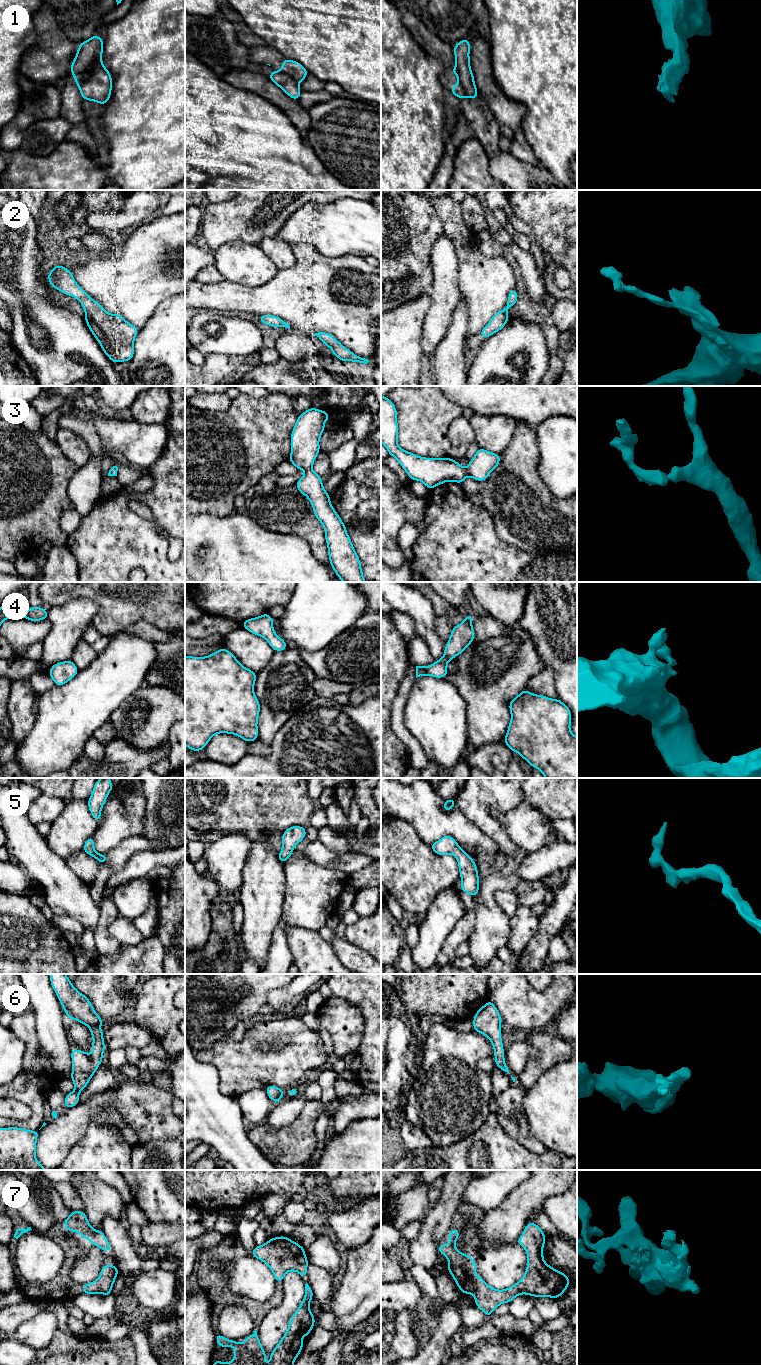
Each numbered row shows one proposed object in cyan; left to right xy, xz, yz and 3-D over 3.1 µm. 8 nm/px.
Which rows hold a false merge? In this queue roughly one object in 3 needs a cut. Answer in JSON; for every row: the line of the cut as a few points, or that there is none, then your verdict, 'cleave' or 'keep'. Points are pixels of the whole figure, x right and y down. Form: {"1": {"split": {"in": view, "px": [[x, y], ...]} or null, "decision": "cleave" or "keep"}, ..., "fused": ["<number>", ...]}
{"1": {"split": {"in": "xy", "px": [[101, 60], [96, 60], [92, 64], [88, 77], [79, 87]]}, "decision": "cleave"}, "2": {"split": null, "decision": "keep"}, "3": {"split": null, "decision": "keep"}, "4": {"split": null, "decision": "keep"}, "5": {"split": null, "decision": "keep"}, "6": {"split": null, "decision": "keep"}, "7": {"split": null, "decision": "keep"}, "fused": ["1"]}

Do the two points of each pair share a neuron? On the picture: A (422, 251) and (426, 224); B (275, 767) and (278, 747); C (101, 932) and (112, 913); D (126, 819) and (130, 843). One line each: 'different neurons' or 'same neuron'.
A: same neuron
B: same neuron
C: same neuron
D: different neurons

